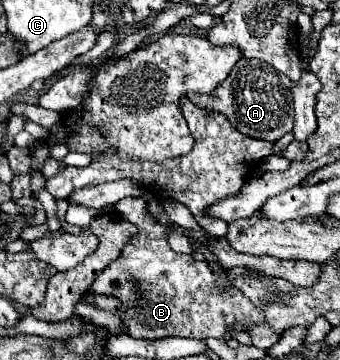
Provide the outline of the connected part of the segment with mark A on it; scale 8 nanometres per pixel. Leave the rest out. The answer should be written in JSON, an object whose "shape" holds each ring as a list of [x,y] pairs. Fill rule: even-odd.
{"shape":[[[242,57],[212,95],[190,95],[190,101],[200,109],[224,113],[228,121],[244,135],[274,143],[292,131],[294,117],[290,113],[290,89],[292,81],[284,73],[268,67],[268,63]]]}

